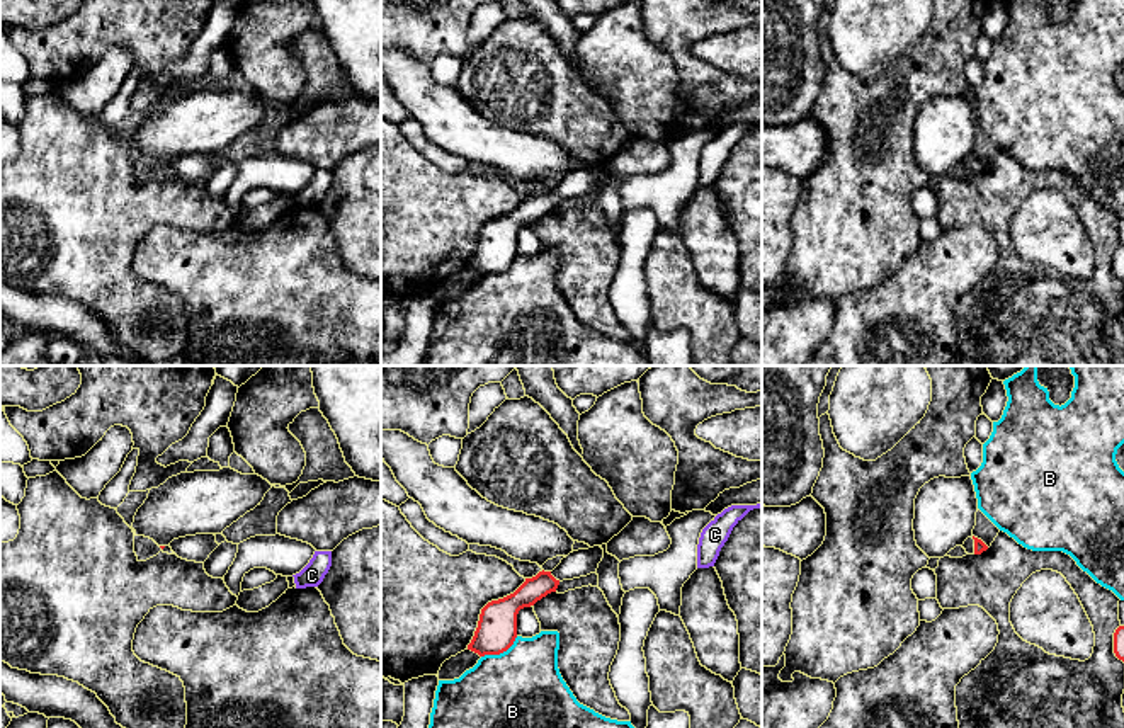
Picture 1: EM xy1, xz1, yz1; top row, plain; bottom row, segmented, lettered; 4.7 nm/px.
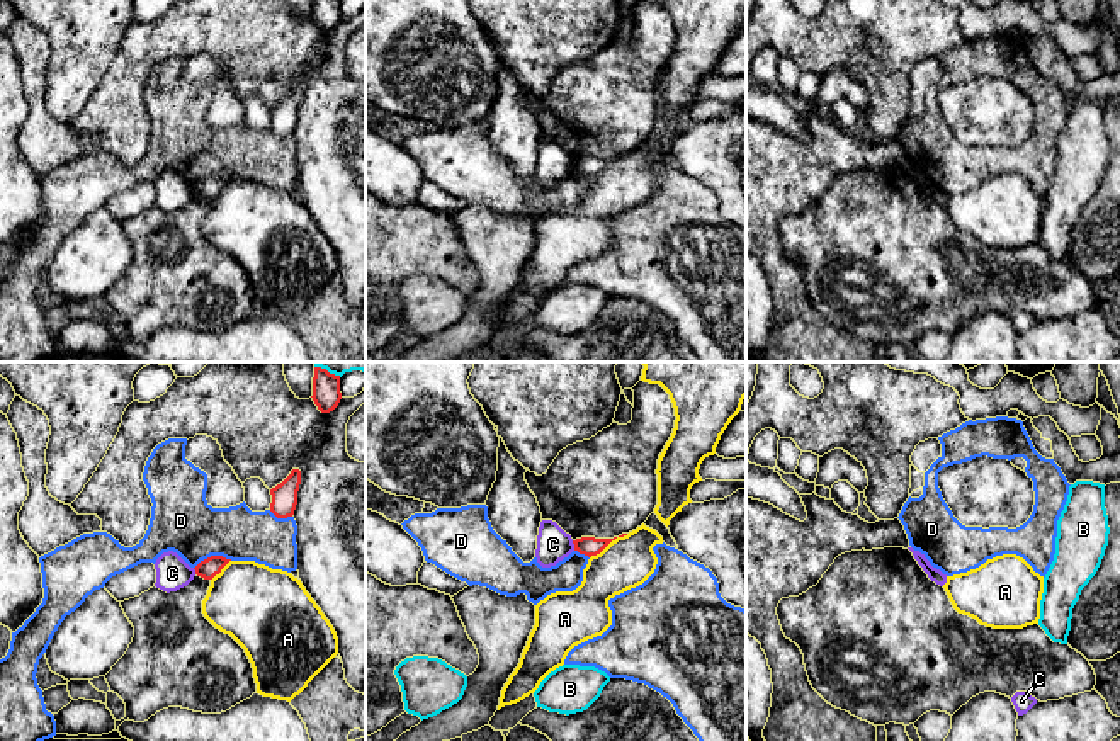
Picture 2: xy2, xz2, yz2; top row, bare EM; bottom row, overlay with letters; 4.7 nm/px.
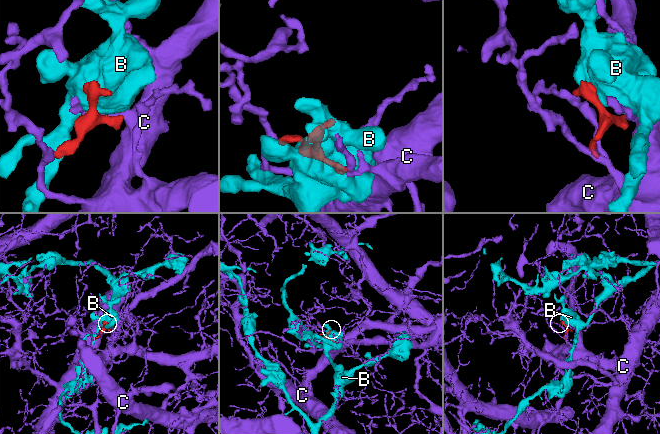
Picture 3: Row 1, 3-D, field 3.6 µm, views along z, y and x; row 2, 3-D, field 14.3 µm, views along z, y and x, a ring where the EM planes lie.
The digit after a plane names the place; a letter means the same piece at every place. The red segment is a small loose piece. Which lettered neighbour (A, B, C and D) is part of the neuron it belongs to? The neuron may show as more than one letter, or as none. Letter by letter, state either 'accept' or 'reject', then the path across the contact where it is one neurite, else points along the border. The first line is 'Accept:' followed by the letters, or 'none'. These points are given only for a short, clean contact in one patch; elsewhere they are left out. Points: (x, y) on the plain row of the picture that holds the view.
Accept: none
A: reject; border xz2 (627, 153), (612, 158), (590, 177)
B: reject
C: reject; border xz2 (571, 160), (575, 169)
D: reject

